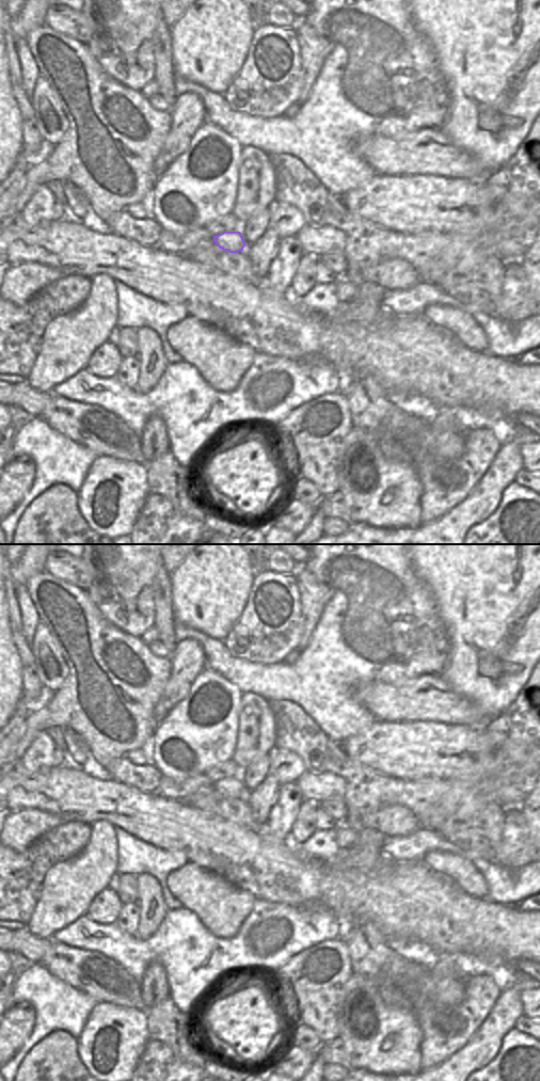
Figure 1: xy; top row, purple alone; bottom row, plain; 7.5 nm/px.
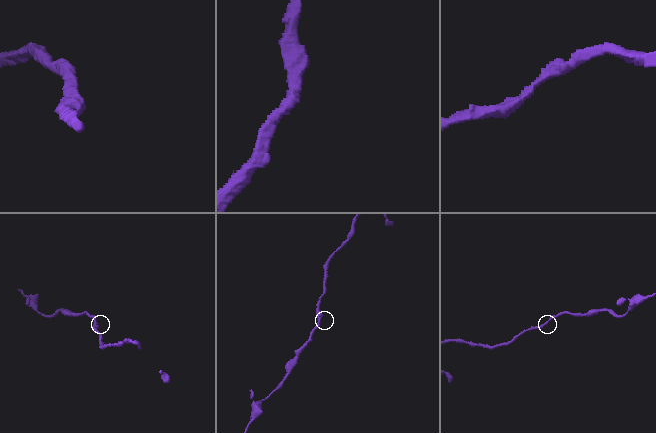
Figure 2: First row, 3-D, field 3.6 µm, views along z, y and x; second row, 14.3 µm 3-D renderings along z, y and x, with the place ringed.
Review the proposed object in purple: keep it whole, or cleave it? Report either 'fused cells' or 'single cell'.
single cell

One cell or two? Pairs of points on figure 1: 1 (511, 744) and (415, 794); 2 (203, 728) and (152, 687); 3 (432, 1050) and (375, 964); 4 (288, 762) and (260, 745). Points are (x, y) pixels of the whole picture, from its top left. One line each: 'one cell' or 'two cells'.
1: one cell
2: two cells
3: one cell
4: two cells

